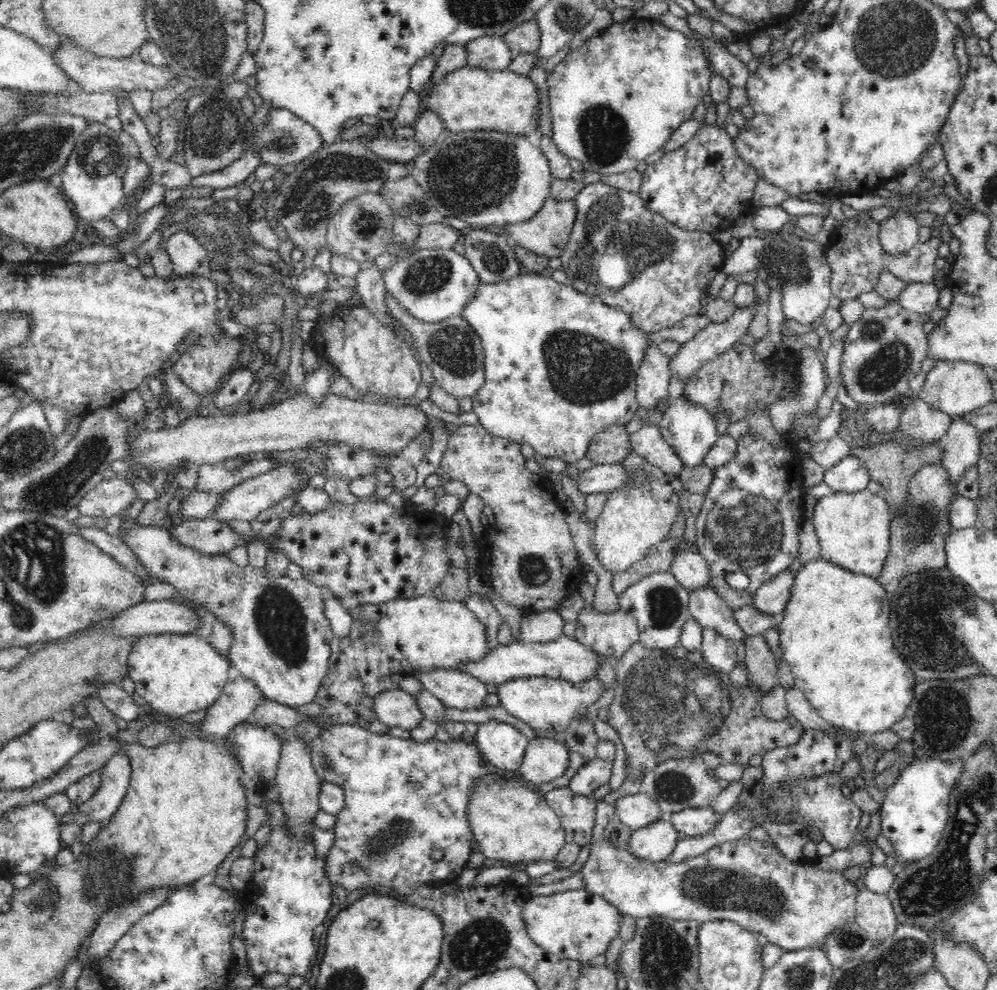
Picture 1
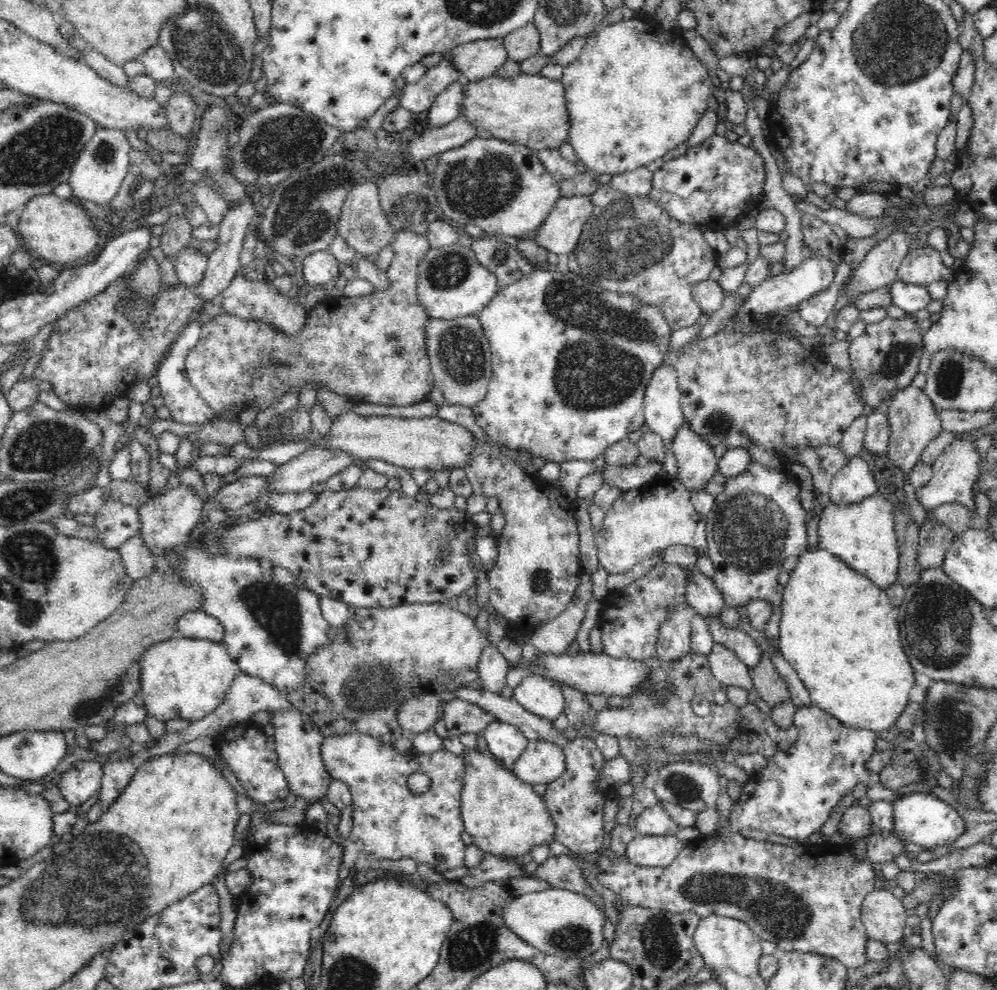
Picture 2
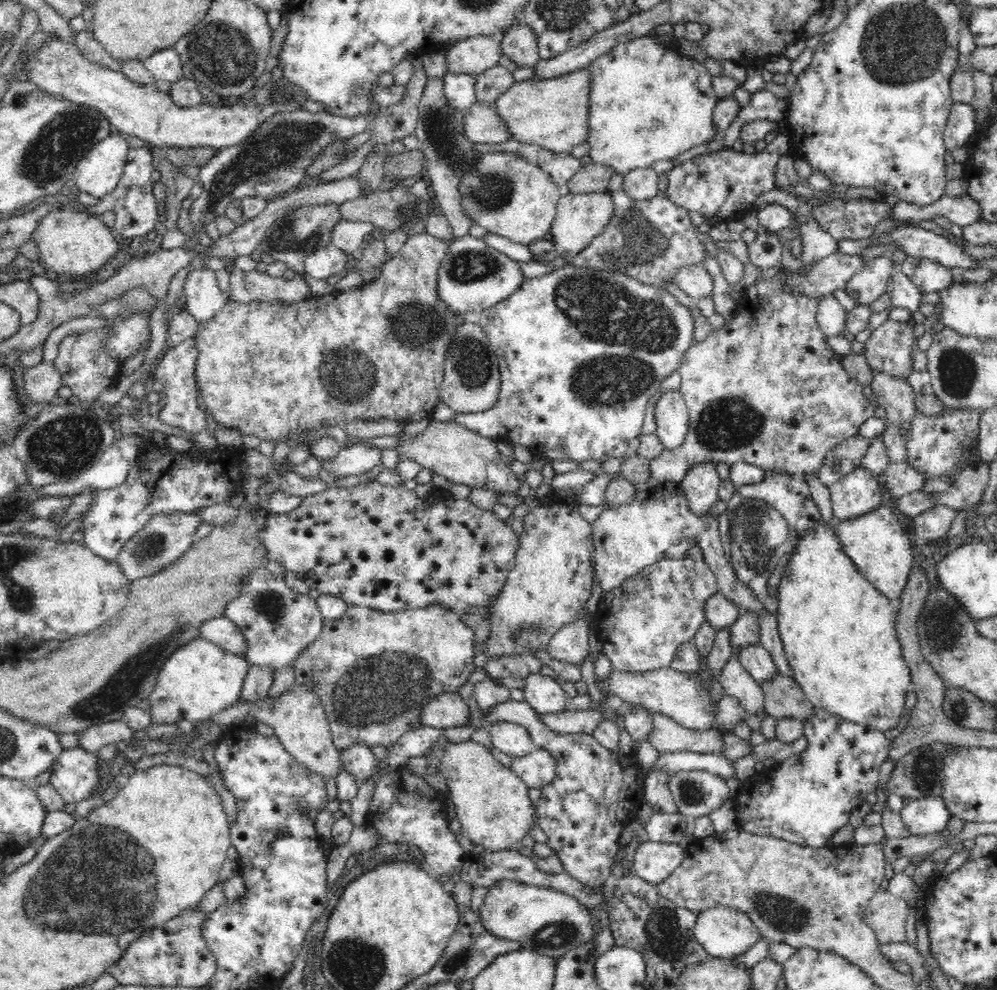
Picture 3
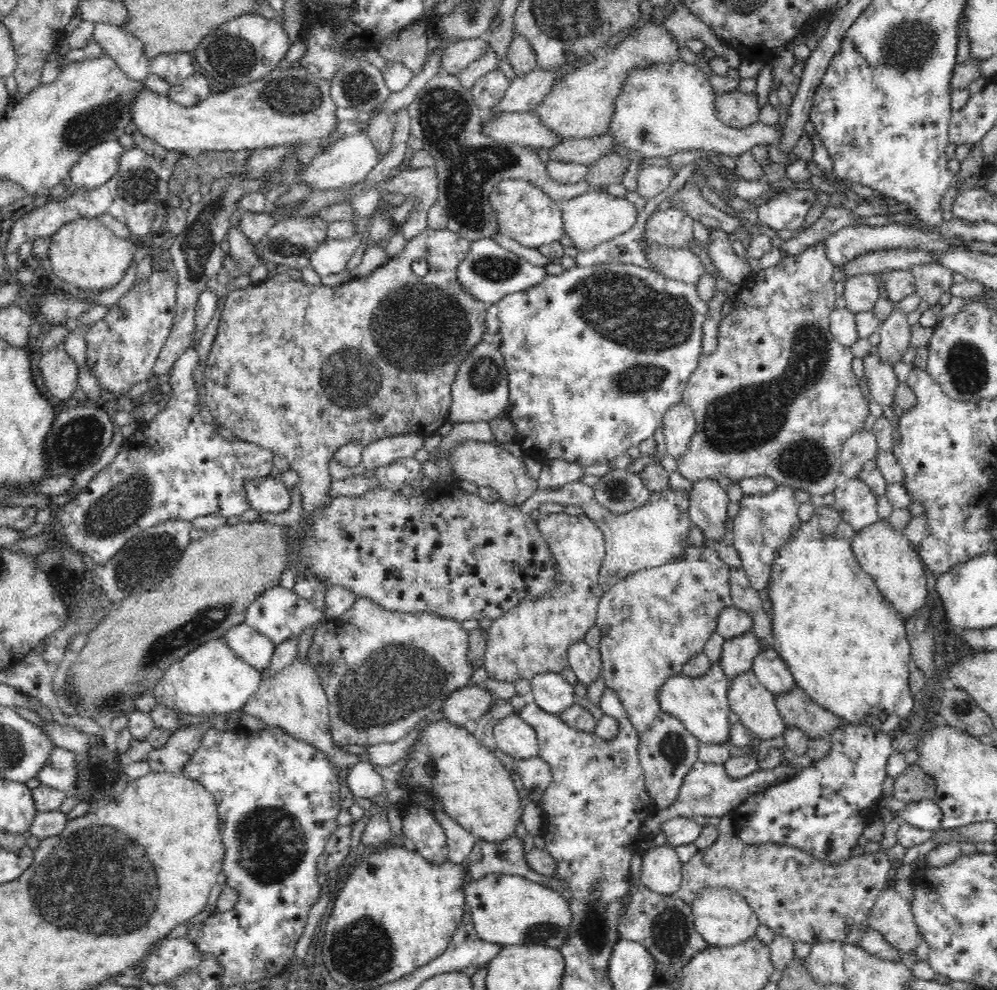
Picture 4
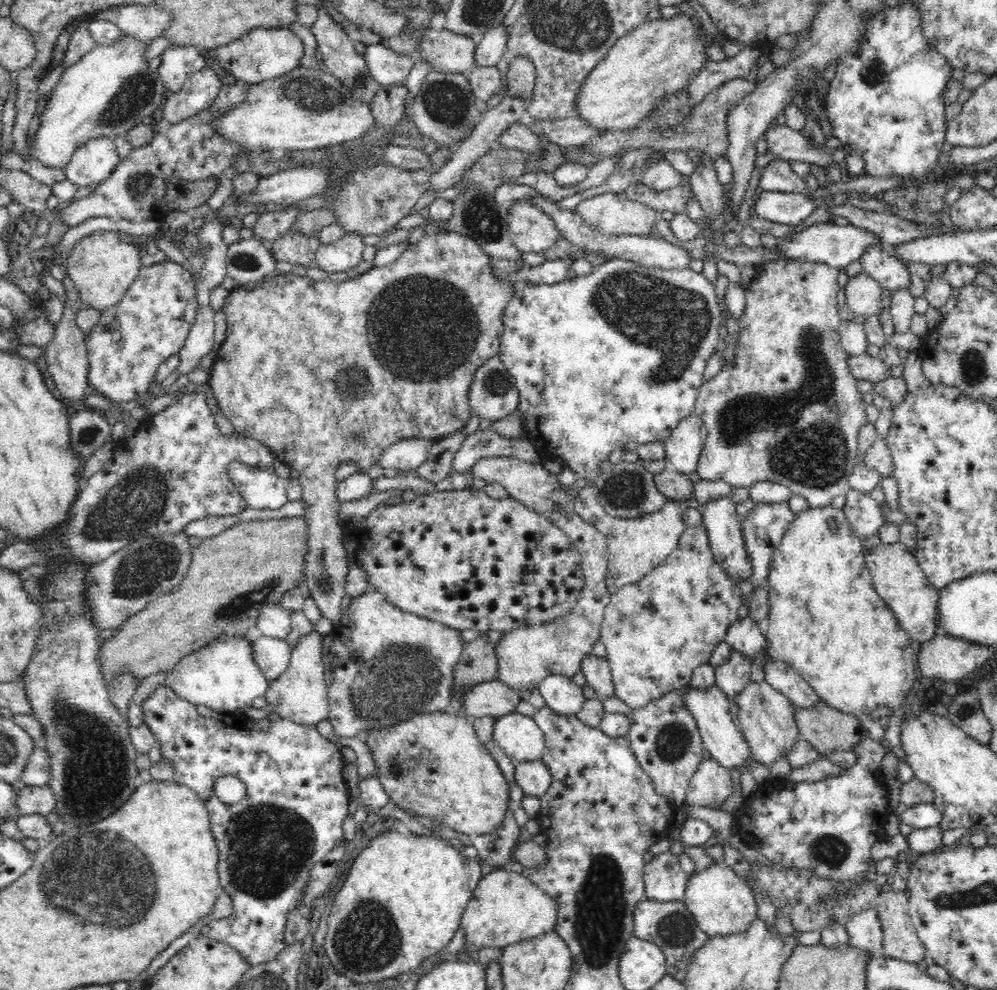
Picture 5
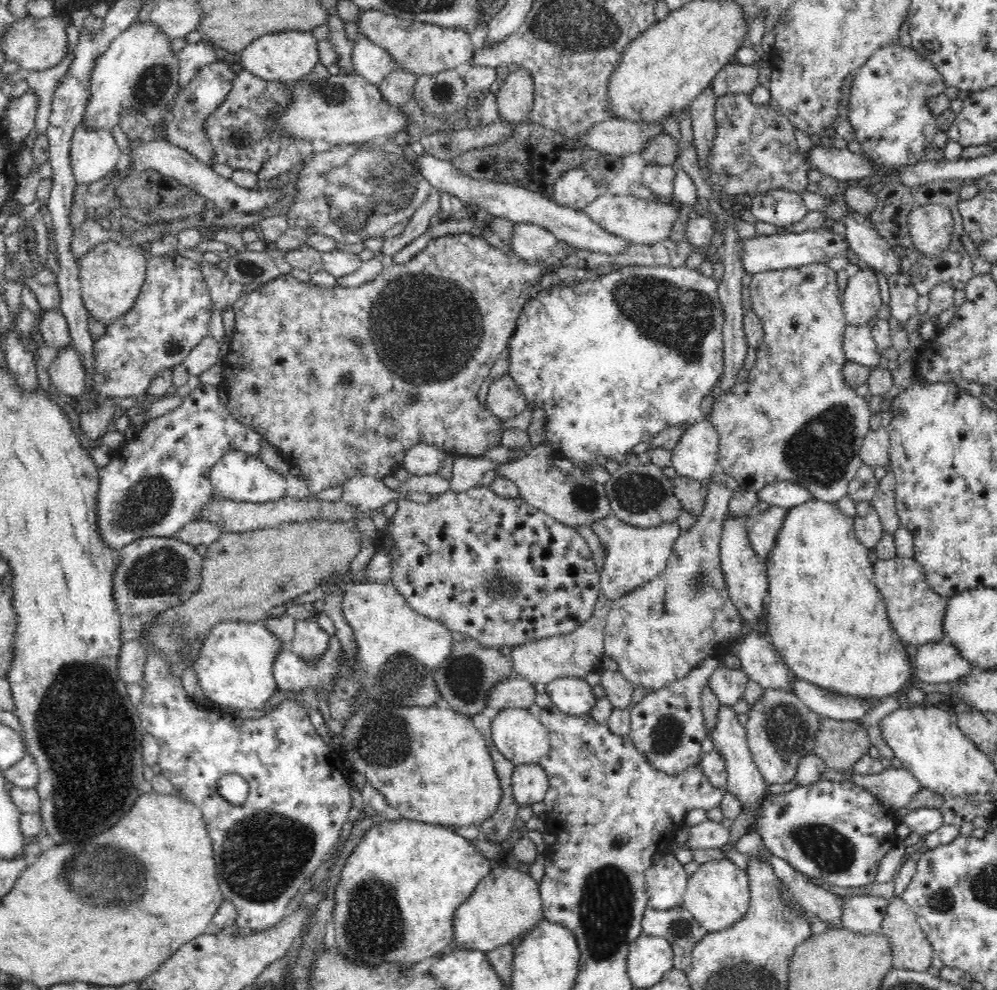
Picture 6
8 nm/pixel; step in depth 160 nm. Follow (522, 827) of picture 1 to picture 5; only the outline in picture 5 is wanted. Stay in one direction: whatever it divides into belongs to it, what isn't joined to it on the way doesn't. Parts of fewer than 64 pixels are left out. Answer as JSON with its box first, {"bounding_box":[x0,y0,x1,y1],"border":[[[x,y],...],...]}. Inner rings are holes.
{"bounding_box":[367,713,514,836],"border":[[[460,713],[417,714],[412,720],[394,728],[370,732],[367,734],[367,743],[377,764],[377,778],[392,802],[408,813],[436,818],[448,830],[471,836],[495,833],[503,825],[507,810],[514,807],[502,769],[492,753],[480,742],[473,720]]]}

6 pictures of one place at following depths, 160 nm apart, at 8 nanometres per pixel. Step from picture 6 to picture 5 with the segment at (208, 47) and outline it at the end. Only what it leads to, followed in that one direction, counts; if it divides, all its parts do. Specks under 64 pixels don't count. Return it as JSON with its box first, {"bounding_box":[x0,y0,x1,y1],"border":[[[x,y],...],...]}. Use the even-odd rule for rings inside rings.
{"bounding_box":[159,47,206,92],"border":[[[168,47],[160,54],[159,78],[169,92],[178,92],[193,72],[206,67],[206,58],[196,47]]]}

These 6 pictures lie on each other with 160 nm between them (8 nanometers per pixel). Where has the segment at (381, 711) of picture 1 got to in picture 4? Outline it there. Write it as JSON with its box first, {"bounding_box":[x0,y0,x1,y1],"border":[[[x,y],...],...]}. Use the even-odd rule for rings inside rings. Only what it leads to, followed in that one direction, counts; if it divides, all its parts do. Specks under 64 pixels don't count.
{"bounding_box":[439,683,494,727],"border":[[[470,683],[464,688],[450,692],[446,700],[441,702],[439,710],[455,726],[464,727],[467,722],[477,722],[492,706],[494,695]]]}

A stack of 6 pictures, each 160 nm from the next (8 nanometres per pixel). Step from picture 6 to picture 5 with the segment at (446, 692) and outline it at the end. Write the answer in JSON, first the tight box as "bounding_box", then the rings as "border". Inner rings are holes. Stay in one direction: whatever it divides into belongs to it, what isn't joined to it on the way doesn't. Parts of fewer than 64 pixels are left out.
{"bounding_box":[454,634,498,690],"border":[[[485,634],[465,643],[455,668],[454,690],[464,690],[498,676],[498,660],[494,644]]]}

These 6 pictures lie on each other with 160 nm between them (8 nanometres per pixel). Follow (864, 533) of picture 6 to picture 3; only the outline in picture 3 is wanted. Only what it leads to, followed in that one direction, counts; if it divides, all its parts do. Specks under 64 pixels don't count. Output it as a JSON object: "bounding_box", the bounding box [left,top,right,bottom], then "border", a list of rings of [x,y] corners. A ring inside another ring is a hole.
{"bounding_box":[829,466,886,520],"border":[[[856,466],[829,488],[833,516],[836,520],[856,518],[874,510],[886,496],[873,472]]]}

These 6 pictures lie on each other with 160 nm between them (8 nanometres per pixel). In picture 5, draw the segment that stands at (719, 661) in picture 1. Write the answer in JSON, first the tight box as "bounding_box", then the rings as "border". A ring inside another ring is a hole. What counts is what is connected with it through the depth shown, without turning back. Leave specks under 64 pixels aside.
{"bounding_box":[730,680,803,766],"border":[[[750,680],[746,688],[734,694],[730,700],[738,707],[740,731],[751,748],[753,760],[759,760],[769,766],[781,756],[787,756],[792,744],[803,739],[795,724],[794,705],[781,692],[776,691],[764,681]]]}

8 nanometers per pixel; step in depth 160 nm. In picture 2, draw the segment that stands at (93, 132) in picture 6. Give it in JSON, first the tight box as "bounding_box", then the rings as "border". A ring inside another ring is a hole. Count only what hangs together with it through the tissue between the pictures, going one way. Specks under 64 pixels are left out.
{"bounding_box":[67,127,130,206],"border":[[[100,127],[92,139],[84,146],[74,162],[72,173],[67,183],[72,188],[72,199],[90,201],[103,206],[110,204],[118,194],[122,182],[129,172],[128,159],[130,144],[120,129]]]}

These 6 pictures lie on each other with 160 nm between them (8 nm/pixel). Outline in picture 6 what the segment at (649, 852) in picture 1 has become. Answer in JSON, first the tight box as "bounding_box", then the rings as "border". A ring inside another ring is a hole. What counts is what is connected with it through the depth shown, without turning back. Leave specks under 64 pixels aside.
{"bounding_box":[645,852,689,910],"border":[[[664,852],[664,858],[658,860],[645,872],[648,907],[668,910],[682,904],[687,889],[689,875],[677,860],[675,853]]]}

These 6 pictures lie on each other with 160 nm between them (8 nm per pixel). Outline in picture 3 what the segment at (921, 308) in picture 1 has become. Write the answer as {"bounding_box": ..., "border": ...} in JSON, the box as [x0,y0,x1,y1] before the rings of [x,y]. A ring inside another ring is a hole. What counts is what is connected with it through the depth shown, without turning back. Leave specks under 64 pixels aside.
{"bounding_box":[886,269,922,314],"border":[[[900,269],[889,278],[886,293],[890,295],[893,308],[904,308],[910,314],[918,312],[922,304],[922,292]]]}

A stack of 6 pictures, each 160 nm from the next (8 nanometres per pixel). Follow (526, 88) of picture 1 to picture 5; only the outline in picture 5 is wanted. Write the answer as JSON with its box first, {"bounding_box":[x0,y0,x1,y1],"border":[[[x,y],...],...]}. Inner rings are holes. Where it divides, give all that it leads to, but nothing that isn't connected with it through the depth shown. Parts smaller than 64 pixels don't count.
{"bounding_box":[574,15,706,132],"border":[[[688,15],[646,22],[620,37],[608,54],[578,86],[574,113],[600,132],[624,131],[640,126],[666,92],[678,92],[690,84],[706,57],[706,34],[696,29]]]}

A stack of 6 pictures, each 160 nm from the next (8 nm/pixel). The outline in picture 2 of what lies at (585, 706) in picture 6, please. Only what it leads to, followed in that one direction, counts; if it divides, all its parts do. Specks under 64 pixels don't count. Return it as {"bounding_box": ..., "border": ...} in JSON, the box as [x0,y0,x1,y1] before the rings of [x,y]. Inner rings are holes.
{"bounding_box":[512,676,565,722],"border":[[[545,676],[523,677],[513,689],[512,698],[526,711],[549,722],[557,720],[565,709],[562,685]]]}

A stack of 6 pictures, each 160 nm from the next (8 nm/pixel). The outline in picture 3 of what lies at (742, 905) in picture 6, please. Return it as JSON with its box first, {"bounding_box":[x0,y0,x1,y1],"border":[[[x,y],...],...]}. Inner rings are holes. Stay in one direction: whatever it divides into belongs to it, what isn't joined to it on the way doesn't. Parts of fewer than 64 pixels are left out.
{"bounding_box":[693,907,762,960],"border":[[[730,907],[698,912],[693,933],[710,958],[731,960],[754,948],[762,938],[748,915]]]}

